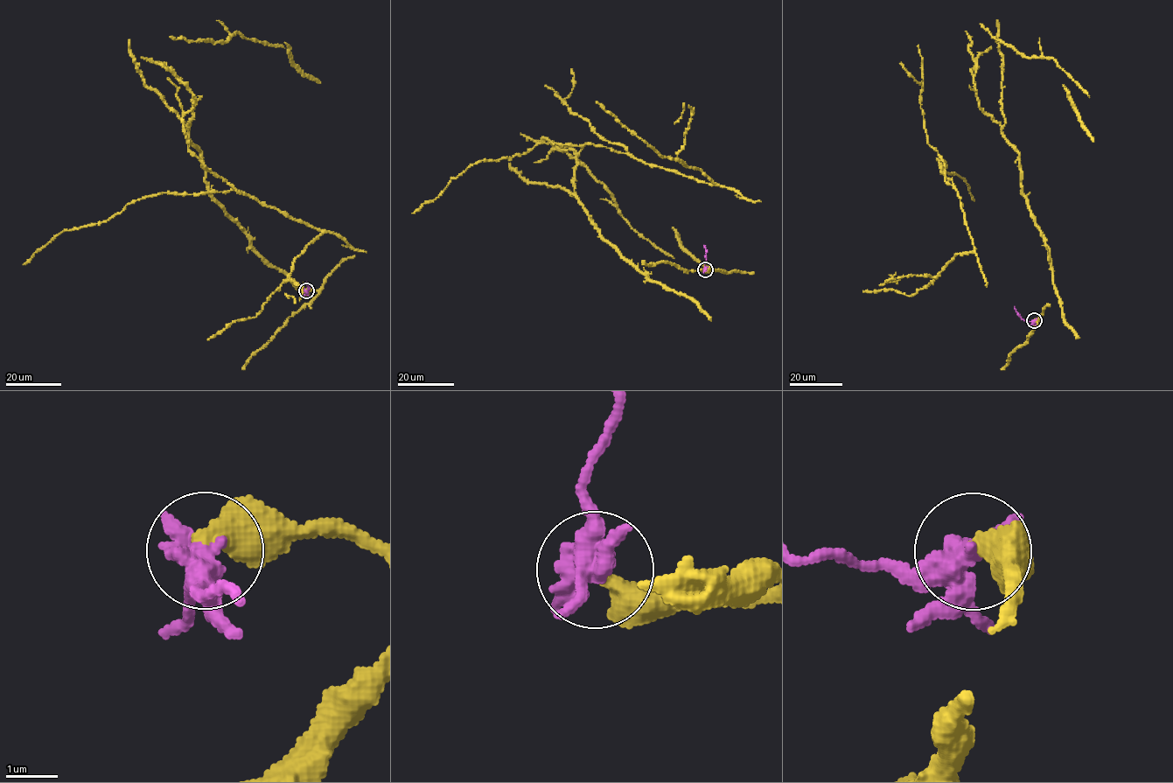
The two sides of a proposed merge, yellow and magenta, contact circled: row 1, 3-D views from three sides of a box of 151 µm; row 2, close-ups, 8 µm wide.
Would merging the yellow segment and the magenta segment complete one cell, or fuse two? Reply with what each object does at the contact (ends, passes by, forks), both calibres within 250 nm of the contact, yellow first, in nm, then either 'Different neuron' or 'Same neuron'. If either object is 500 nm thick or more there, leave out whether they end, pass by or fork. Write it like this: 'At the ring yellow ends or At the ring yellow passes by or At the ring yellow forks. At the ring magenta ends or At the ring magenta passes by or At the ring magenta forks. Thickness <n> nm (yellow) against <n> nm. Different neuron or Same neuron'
At the ring yellow ends. At the ring magenta forks. Thickness 480 nm (yellow) against 360 nm. Different neuron

